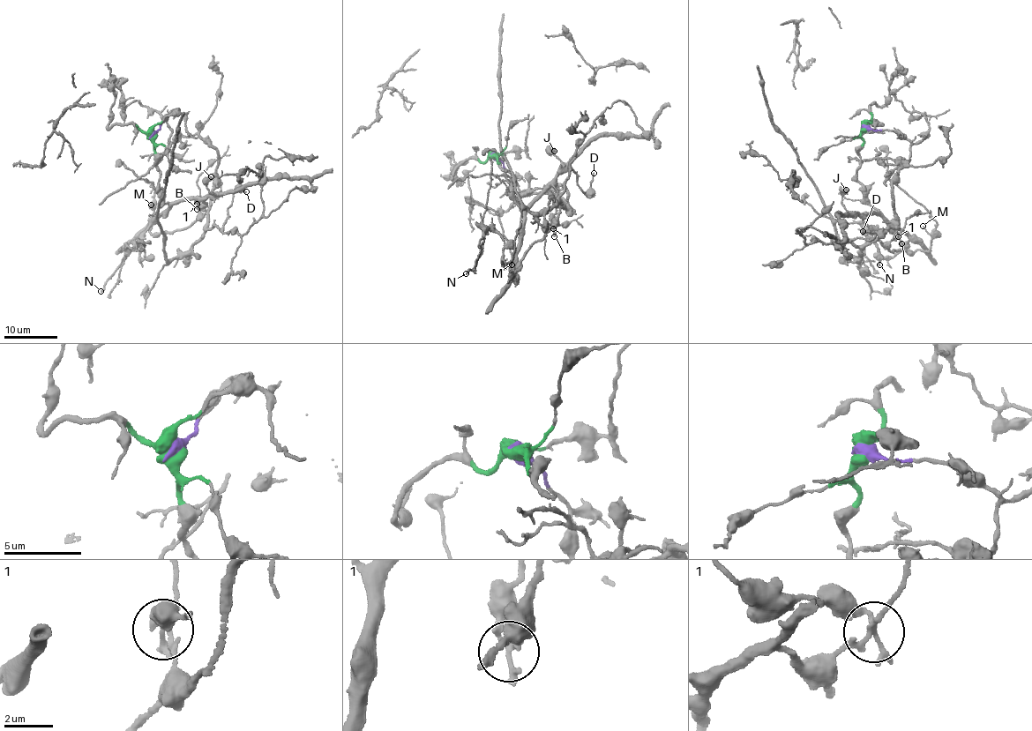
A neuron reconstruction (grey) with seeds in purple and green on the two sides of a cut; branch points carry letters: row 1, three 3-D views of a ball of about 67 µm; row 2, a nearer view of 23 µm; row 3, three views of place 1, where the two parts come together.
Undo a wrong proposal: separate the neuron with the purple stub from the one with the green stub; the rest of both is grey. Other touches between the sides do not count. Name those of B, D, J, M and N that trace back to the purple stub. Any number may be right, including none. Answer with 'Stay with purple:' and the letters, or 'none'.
Stay with purple: D, M

